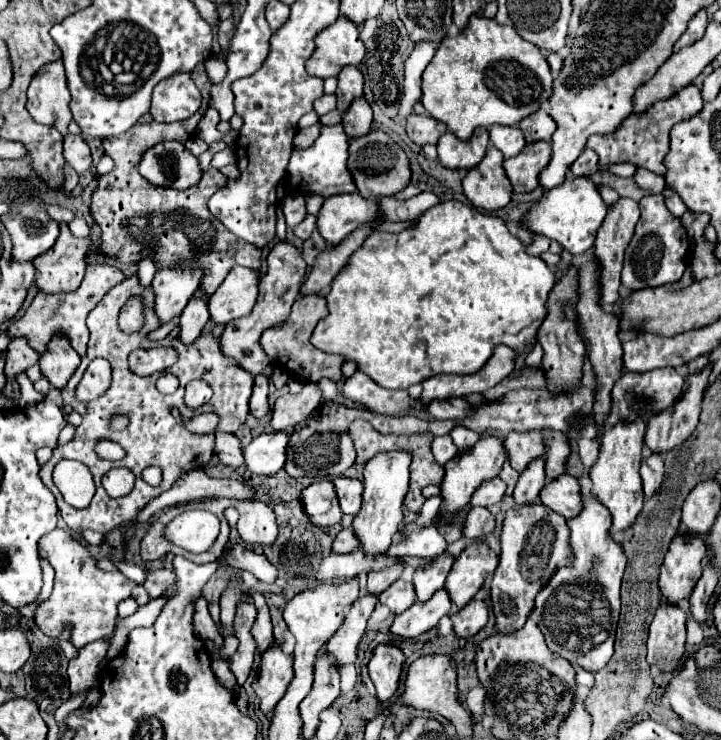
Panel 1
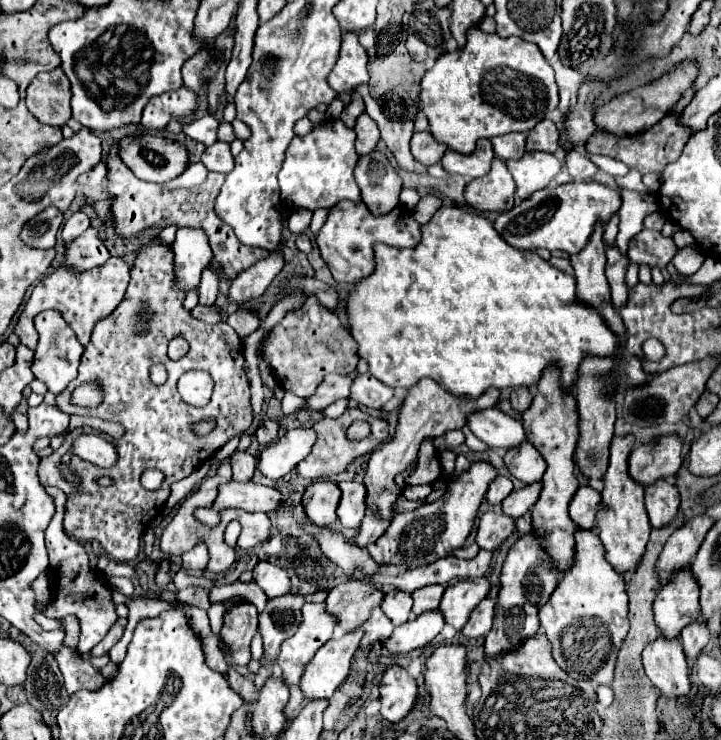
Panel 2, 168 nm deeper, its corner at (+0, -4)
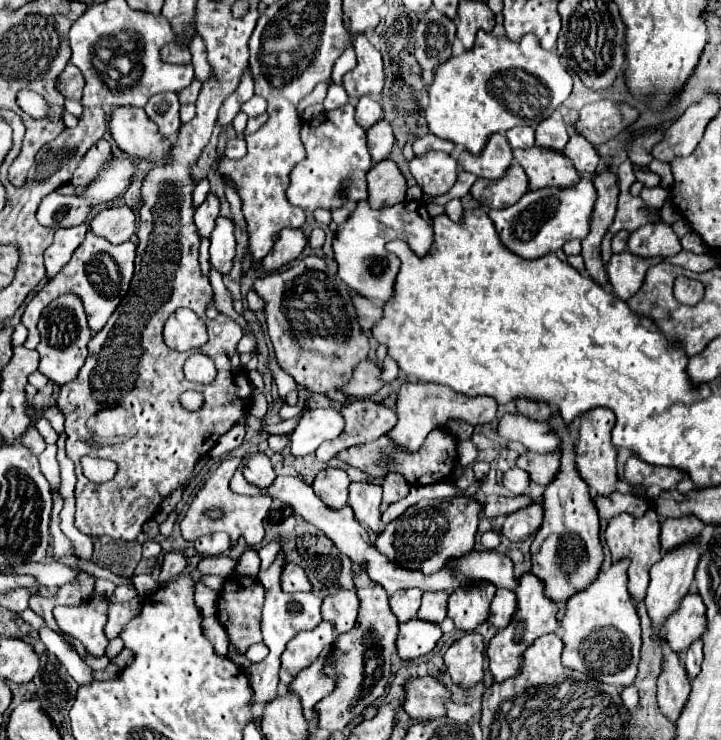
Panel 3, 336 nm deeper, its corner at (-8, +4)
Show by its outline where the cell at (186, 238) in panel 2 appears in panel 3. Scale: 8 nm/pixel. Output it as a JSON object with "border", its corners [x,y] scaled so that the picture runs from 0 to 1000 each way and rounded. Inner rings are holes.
{"border":[[[287,261],[287,269],[270,285],[270,304],[279,320],[290,320],[304,291],[304,266],[298,261]]]}

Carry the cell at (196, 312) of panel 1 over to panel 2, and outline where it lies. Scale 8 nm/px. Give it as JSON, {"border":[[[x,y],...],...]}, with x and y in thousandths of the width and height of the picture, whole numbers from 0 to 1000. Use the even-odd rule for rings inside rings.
{"border":[[[284,364],[282,374],[279,374],[279,385],[276,385],[276,412],[293,415],[298,409],[301,391],[304,391],[301,369],[295,364]]]}

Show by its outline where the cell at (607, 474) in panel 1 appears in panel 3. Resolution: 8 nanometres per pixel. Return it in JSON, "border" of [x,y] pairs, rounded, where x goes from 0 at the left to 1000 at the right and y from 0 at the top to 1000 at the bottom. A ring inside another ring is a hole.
{"border":[[[900,688],[892,699],[881,701],[875,696],[859,696],[850,699],[842,709],[839,718],[839,728],[842,728],[842,739],[847,745],[847,755],[850,761],[861,758],[861,755],[872,755],[872,801],[875,809],[881,815],[892,812],[897,791],[900,791],[900,769],[917,758],[917,736],[914,736],[914,699],[908,693],[908,688]]]}

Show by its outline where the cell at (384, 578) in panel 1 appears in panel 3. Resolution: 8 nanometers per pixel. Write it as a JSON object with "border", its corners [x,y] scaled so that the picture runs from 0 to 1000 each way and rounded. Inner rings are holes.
{"border":[[[492,796],[470,799],[467,804],[454,804],[445,818],[445,834],[456,839],[467,855],[481,855],[490,850],[495,836],[498,809],[492,804]]]}

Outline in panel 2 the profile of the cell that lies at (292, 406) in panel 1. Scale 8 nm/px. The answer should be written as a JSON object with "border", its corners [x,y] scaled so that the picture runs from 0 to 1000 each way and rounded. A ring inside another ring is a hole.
{"border":[[[456,507],[456,509],[451,509],[448,518],[434,531],[434,536],[426,536],[423,555],[445,555],[467,539],[481,539],[484,523],[487,523],[484,507]]]}

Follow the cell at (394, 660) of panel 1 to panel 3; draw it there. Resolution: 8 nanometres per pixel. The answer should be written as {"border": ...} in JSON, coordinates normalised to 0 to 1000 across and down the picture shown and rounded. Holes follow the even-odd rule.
{"border":[[[576,915],[562,928],[559,958],[573,972],[584,972],[584,974],[609,972],[620,964],[617,947],[623,942],[626,942],[626,934],[603,915]]]}

